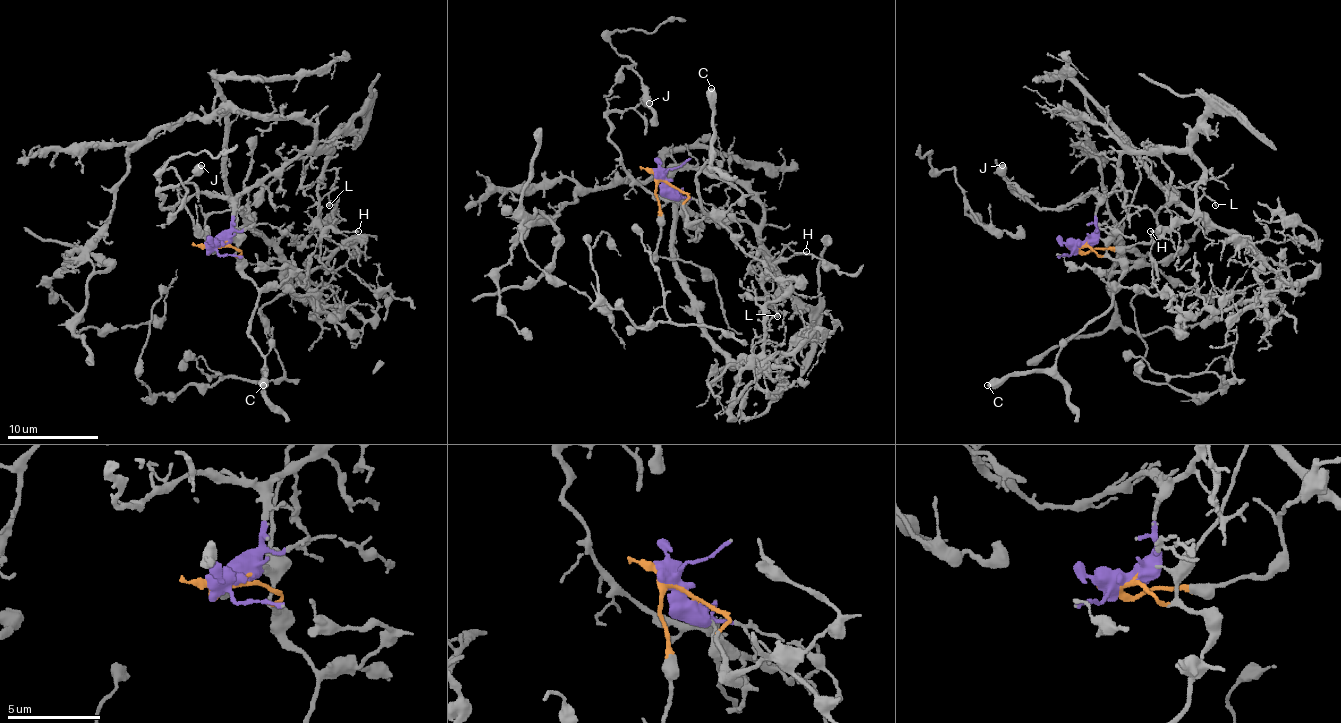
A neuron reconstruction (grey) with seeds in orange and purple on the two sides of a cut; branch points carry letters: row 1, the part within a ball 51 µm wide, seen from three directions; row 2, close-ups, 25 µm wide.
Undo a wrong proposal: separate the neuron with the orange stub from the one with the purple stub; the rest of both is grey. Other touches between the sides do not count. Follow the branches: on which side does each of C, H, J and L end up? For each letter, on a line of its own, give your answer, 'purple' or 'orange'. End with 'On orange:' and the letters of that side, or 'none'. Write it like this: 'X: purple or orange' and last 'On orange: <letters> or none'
C: orange
H: purple
J: purple
L: purple
On orange: C

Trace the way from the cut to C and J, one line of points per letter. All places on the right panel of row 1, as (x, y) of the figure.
C: (1079, 246), (1120, 264), (1122, 278), (1111, 291), (1111, 305), (1072, 337), (1048, 371), (1014, 371), (986, 384)
J: (1079, 246), (1095, 230), (1100, 201), (1084, 194), (1061, 208), (1036, 205), (1011, 189), (1002, 164)

